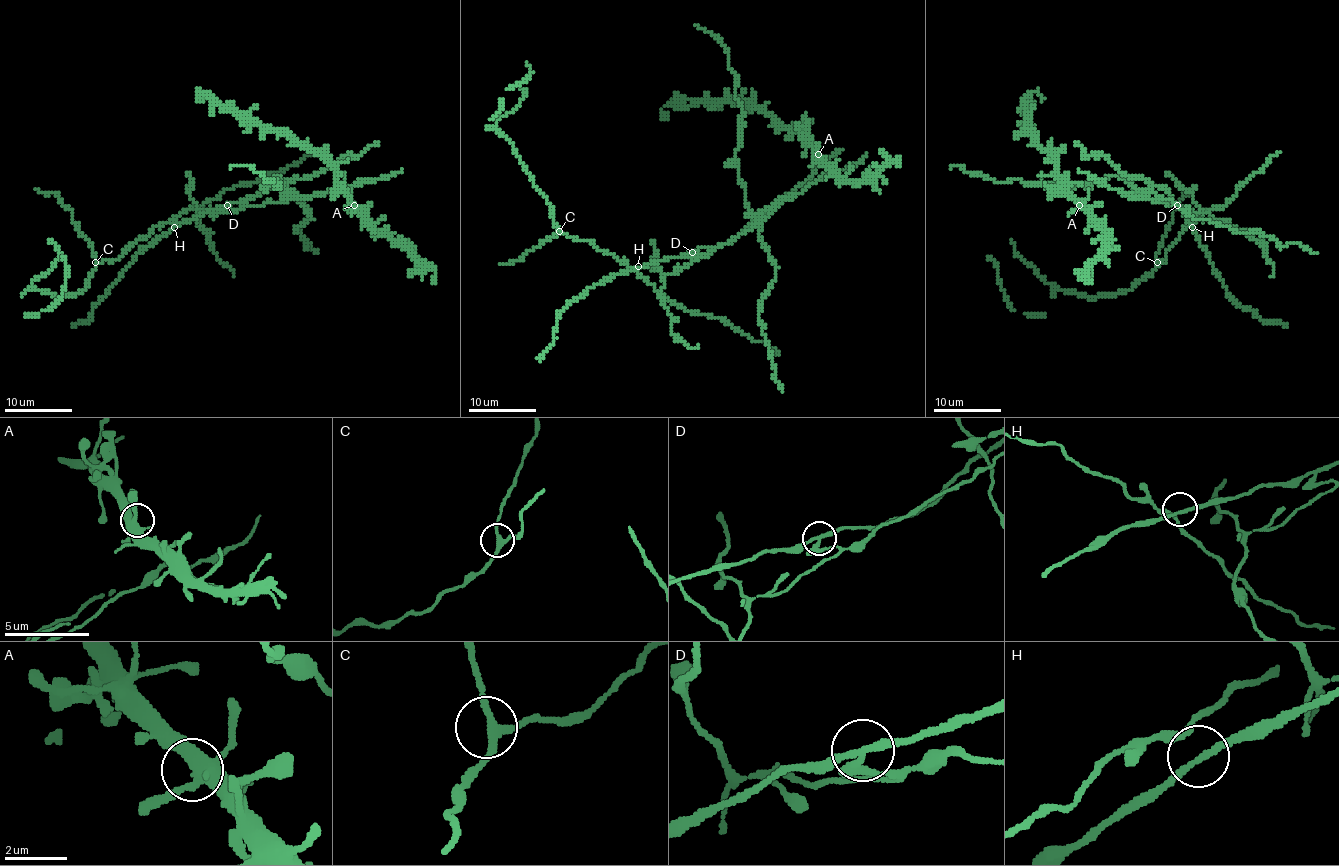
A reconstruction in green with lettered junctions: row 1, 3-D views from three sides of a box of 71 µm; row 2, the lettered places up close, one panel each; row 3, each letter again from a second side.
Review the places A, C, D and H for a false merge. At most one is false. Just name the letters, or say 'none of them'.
D

